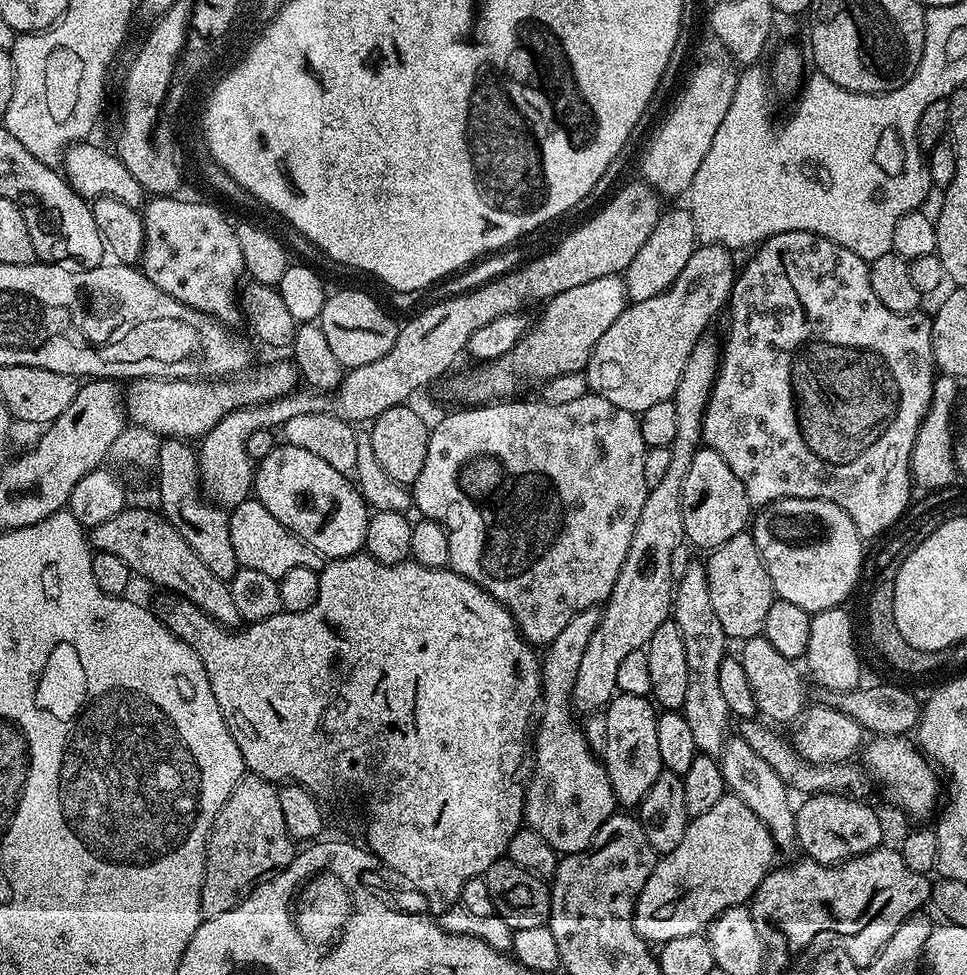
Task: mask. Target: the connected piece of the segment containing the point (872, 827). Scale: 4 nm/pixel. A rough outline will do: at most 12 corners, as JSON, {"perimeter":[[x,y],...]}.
{"perimeter":[[818,792],[799,801],[796,843],[842,864],[885,843],[863,799]]}

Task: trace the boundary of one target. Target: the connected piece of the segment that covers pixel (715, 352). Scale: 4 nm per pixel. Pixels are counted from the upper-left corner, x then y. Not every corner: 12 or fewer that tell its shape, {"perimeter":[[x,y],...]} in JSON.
{"perimeter":[[721,345],[679,369],[670,467],[648,490],[626,562],[572,691],[577,713],[617,695],[618,665],[674,603],[671,555]]}

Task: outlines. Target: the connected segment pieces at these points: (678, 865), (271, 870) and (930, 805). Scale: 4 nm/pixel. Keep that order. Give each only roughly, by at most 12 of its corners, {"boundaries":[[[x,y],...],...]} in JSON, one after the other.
{"boundaries":[[[725,794],[657,859],[632,915],[659,946],[751,901],[776,855]],[[245,775],[204,853],[200,915],[234,910],[296,856],[278,788]],[[873,735],[862,764],[889,802],[924,822],[941,777],[907,735]]]}

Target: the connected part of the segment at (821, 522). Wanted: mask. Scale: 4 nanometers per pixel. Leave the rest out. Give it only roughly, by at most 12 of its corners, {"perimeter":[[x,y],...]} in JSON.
{"perimeter":[[790,498],[750,531],[779,599],[855,590],[865,541],[834,502]]}

